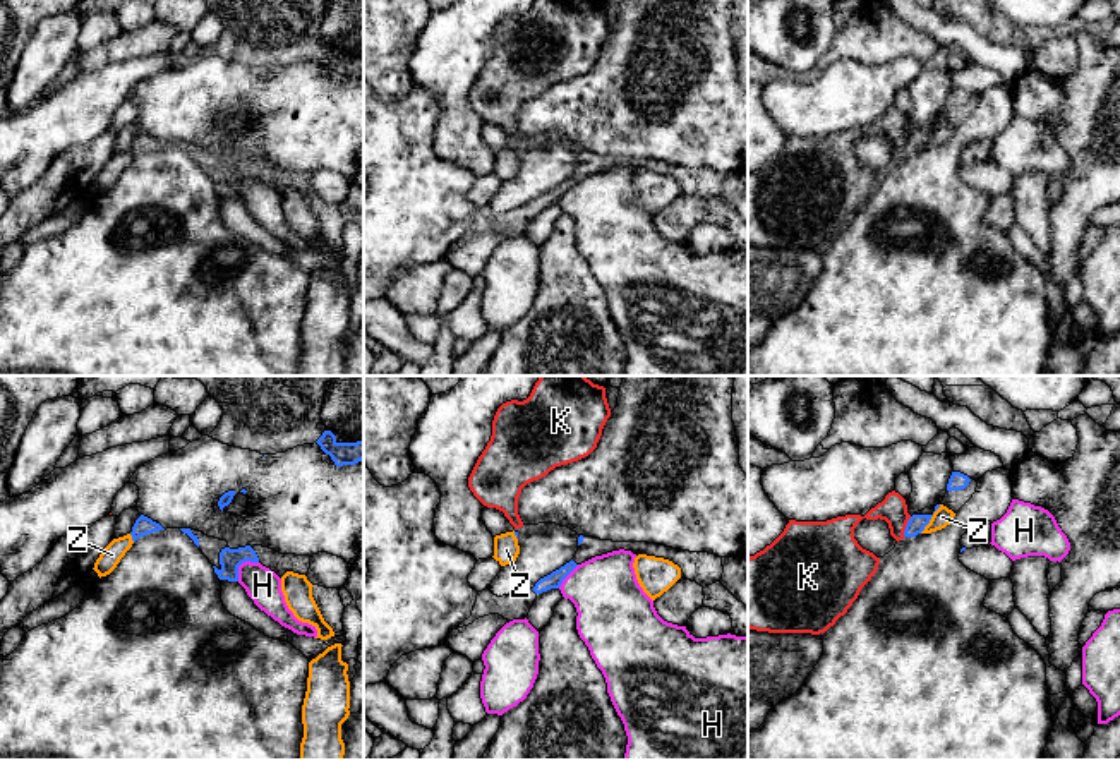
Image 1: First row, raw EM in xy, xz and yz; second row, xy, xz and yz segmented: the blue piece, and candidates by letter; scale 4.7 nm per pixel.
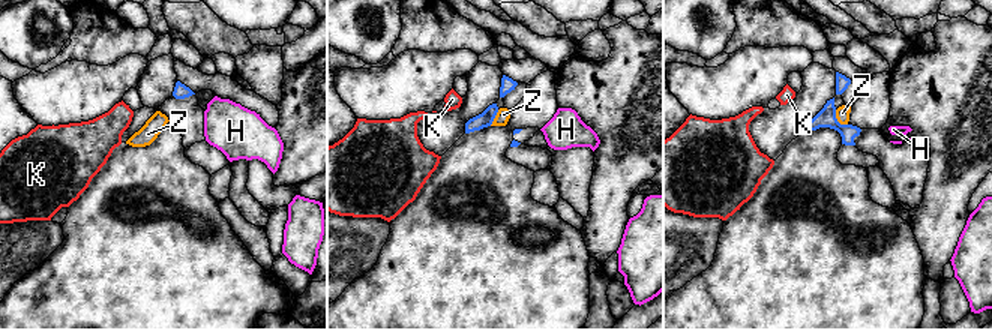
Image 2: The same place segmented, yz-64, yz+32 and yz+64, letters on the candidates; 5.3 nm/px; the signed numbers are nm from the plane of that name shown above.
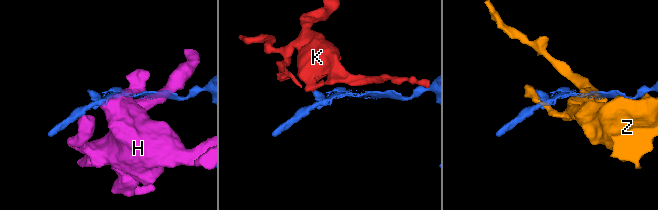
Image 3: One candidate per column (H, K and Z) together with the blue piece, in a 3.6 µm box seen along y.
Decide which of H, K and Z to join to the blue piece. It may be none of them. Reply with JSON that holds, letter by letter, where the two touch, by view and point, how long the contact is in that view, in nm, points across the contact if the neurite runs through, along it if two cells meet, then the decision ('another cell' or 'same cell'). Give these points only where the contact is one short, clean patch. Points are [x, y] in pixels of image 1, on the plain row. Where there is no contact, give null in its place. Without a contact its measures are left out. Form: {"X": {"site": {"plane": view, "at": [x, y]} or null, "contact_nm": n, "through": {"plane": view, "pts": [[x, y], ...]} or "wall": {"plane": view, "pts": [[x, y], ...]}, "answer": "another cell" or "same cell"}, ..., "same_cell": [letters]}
{"H": {"site": {"plane": "xy", "at": [240, 179]}, "contact_nm": 140, "answer": "another cell"}, "K": {"site": {"plane": "yz", "at": [906, 143]}, "contact_nm": 100, "wall": {"plane": "yz", "pts": [[911, 132], [903, 151]]}, "answer": "another cell"}, "Z": {"site": {"plane": "yz", "at": [930, 134]}, "contact_nm": 170, "wall": {"plane": "yz", "pts": [[940, 120], [920, 148]]}, "answer": "another cell"}, "same_cell": []}

